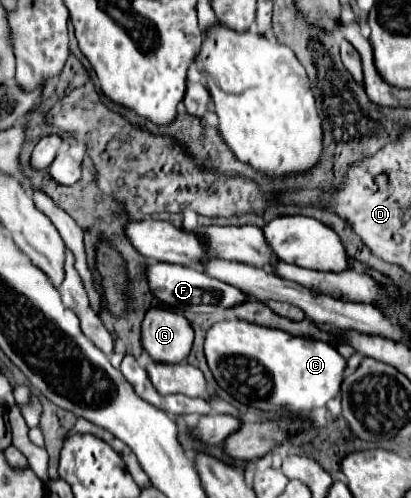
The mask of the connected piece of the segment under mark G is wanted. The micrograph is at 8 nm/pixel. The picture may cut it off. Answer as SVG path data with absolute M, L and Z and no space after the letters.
M153 307L145 313L141 345L155 363L181 363L193 345L193 329L183 315Z

